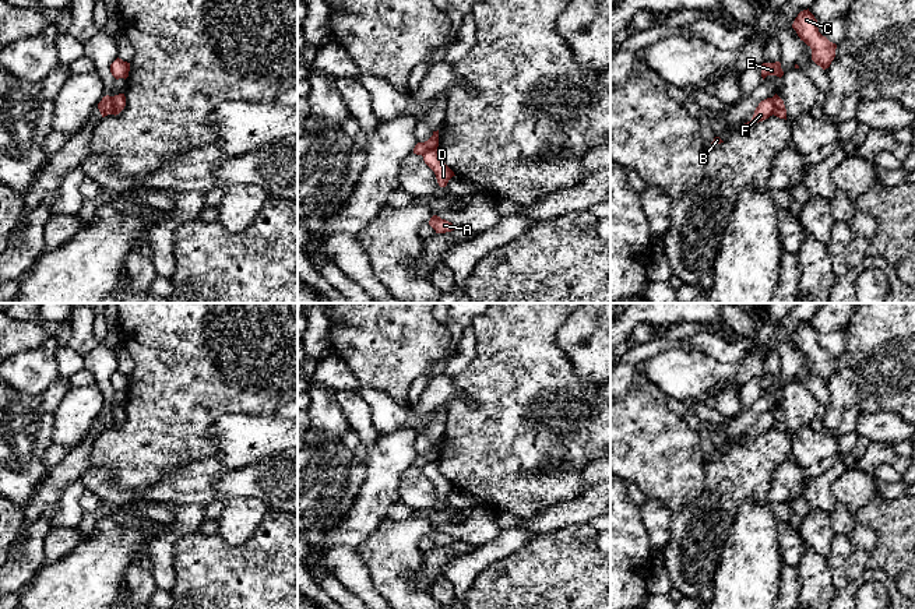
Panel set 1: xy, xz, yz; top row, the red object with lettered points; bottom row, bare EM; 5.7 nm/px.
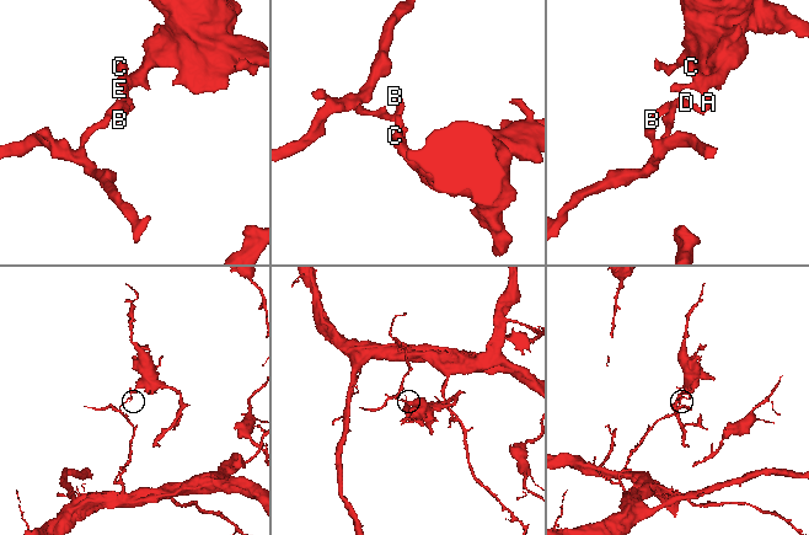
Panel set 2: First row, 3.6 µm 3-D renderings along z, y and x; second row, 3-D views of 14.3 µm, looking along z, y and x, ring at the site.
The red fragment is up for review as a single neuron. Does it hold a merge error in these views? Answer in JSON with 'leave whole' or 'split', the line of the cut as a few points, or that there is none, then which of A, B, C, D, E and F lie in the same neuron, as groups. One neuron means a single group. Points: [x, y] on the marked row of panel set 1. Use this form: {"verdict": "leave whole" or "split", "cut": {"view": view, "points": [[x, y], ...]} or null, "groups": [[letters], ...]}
{"verdict": "split", "cut": {"view": "xy", "points": [[109, 97], [113, 113]]}, "groups": [["A", "C", "D", "E"], ["B", "F"]]}

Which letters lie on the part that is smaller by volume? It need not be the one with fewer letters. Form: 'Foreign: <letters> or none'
Foreign: A, C, D, E

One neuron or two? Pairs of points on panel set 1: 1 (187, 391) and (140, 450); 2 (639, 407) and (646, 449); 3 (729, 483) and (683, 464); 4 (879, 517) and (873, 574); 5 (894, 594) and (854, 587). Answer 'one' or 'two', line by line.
1: one
2: one
3: two
4: two
5: one

